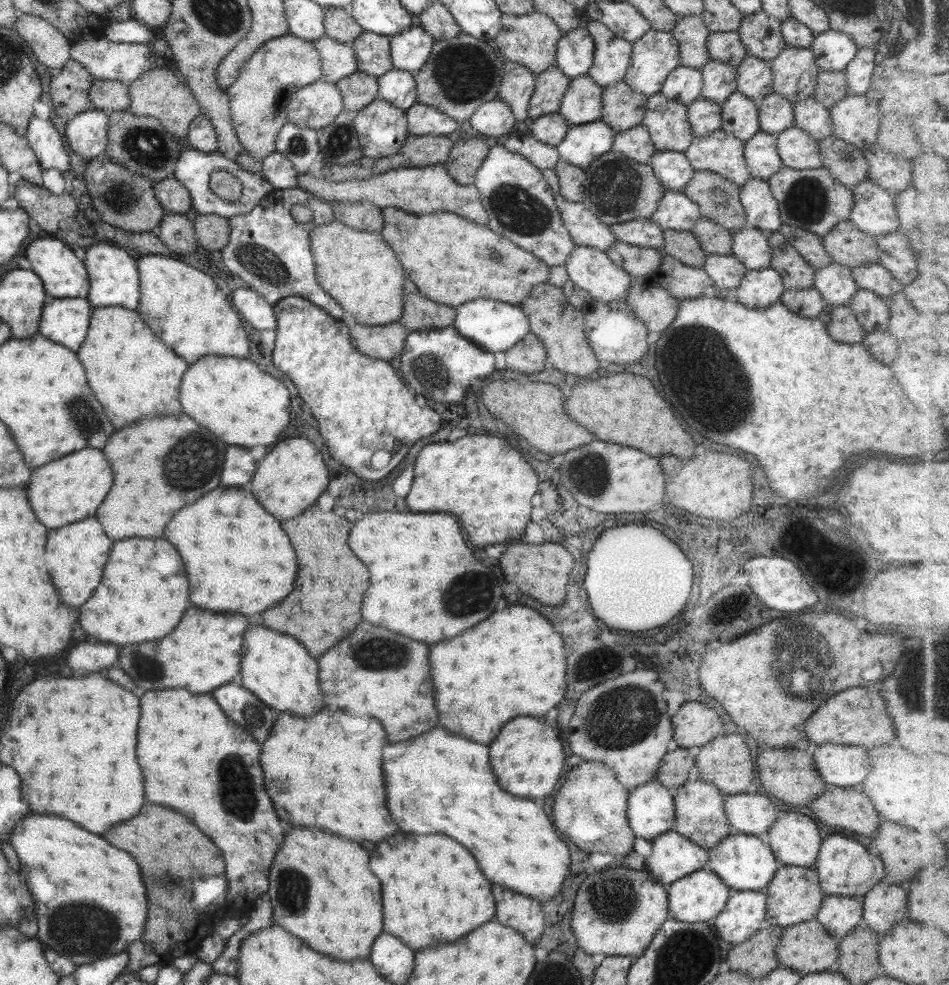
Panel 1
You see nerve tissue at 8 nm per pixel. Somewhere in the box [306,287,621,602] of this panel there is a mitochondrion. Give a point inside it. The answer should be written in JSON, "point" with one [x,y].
{"point":[427,371]}

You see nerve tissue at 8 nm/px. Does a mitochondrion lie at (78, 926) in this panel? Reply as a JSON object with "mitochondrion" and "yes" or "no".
{"mitochondrion":"yes"}

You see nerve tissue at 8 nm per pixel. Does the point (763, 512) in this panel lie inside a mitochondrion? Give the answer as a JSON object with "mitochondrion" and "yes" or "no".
{"mitochondrion":"no"}

